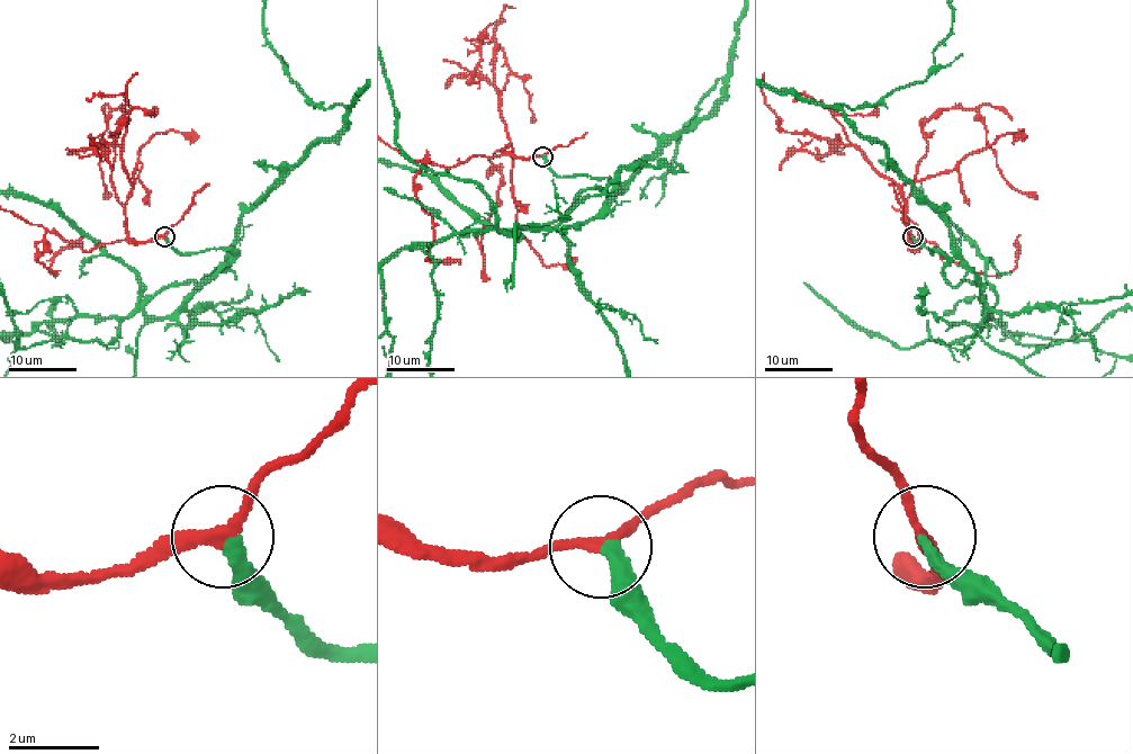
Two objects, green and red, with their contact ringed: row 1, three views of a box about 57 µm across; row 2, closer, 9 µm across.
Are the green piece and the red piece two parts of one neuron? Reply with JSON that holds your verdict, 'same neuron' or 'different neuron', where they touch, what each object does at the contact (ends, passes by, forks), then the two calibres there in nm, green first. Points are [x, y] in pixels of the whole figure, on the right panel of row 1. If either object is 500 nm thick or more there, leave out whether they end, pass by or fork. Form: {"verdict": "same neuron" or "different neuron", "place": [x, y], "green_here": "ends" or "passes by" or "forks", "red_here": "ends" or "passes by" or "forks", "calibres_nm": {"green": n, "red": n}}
{"verdict": "same neuron", "place": [913, 236], "green_here": "ends", "red_here": "passes by", "calibres_nm": {"green": 280, "red": 220}}

